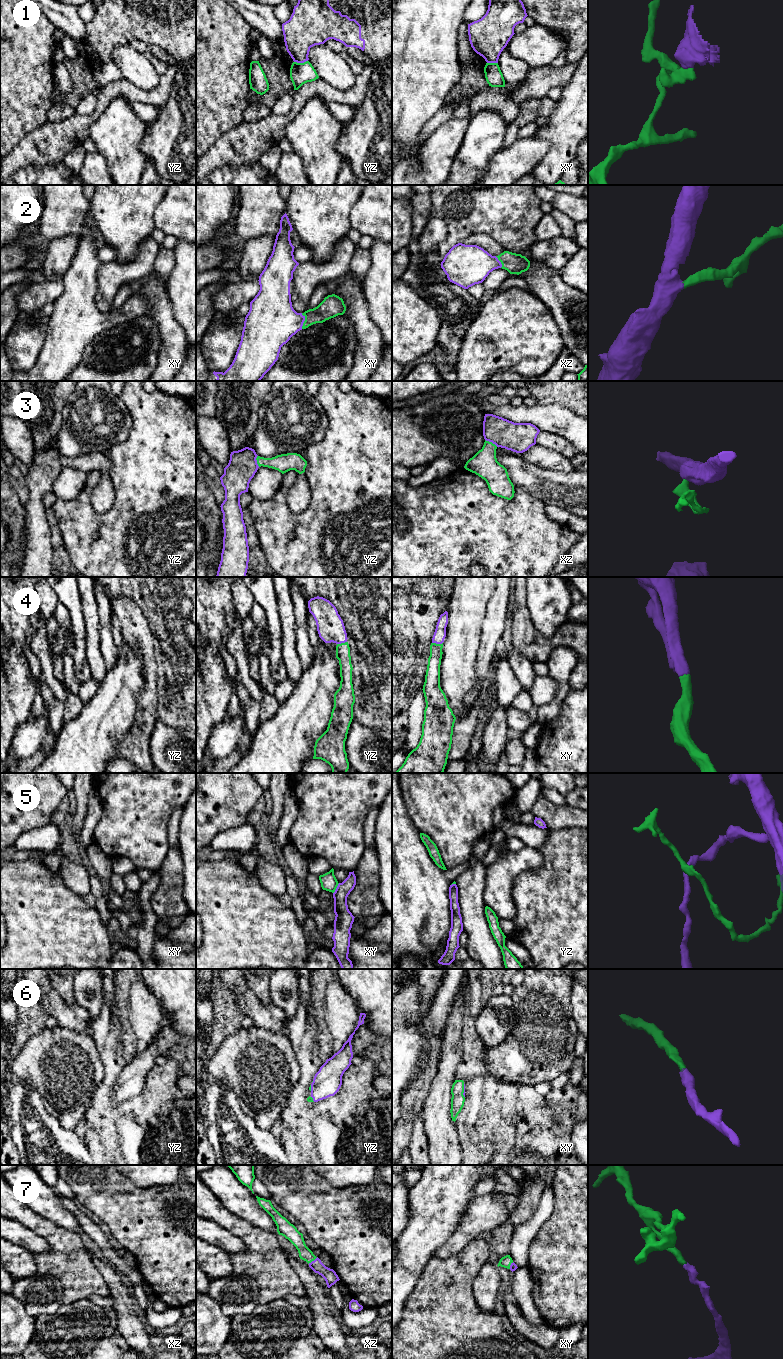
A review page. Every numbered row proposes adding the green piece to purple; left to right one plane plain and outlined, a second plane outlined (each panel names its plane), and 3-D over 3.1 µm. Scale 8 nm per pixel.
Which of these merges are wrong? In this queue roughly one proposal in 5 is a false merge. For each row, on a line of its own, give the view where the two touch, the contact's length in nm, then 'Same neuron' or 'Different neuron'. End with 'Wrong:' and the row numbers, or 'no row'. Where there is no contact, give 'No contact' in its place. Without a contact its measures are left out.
1: Touches purple in yz. Shared border 110 nm. Different neuron
2: Touches purple in xy. Shared border 130 nm. Same neuron
3: Touches purple in xz. Shared border 120 nm. Different neuron
4: Touches purple in xy. Shared border 90 nm. Same neuron
5: Touches purple in xy. Shared border 100 nm. Different neuron
6: Touches purple in xy. Shared border 110 nm. Same neuron
7: Touches purple in xz. Shared border 90 nm. Same neuron
Wrong: 1, 3, 5

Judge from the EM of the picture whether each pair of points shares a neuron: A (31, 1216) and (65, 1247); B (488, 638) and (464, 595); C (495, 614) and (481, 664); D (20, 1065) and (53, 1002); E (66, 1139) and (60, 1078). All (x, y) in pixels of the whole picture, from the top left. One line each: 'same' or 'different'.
A: same
B: different
C: same
D: different
E: different

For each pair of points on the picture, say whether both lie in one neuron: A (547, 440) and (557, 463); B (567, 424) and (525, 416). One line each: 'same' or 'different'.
A: different
B: same

